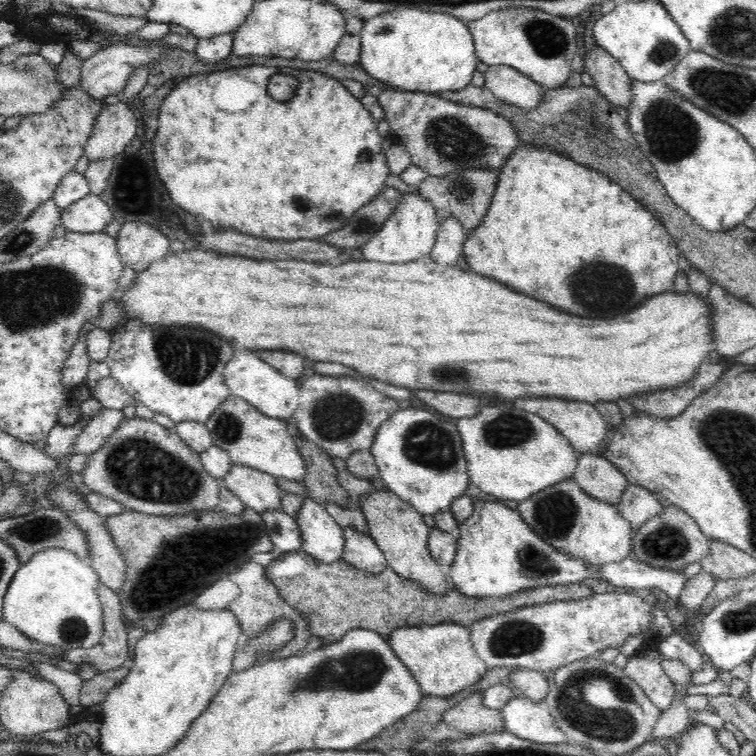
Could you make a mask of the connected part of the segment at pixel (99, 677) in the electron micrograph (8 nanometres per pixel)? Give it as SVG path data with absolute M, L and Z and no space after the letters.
M120 666L116 670L110 672L96 673L96 676L82 682L82 688L79 696L79 704L86 709L92 704L101 704L104 699L110 694L112 688L116 688L124 676L130 672L131 668Z

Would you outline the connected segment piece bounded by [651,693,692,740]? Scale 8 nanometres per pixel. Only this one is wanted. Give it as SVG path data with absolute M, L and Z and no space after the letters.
M678 693L678 695L680 696L672 700L670 707L662 712L660 718L654 724L651 732L652 740L663 737L677 738L691 726L688 708L682 701L682 698L688 694Z

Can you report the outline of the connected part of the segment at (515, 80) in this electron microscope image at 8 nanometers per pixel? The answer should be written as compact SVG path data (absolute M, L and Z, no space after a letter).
M504 64L489 66L485 77L485 87L508 104L535 109L543 99L545 88L515 68Z

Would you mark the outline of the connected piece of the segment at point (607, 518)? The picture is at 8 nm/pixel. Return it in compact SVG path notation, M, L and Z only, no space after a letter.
M575 477L529 496L519 502L517 509L540 539L548 541L548 544L563 554L582 560L586 565L599 567L606 563L622 562L633 550L634 532L617 505L590 497L580 489Z

